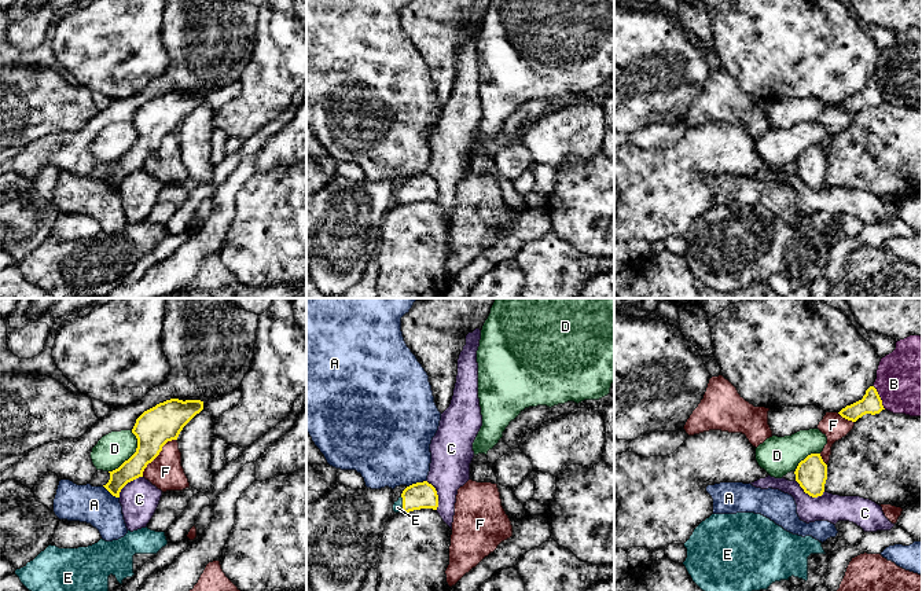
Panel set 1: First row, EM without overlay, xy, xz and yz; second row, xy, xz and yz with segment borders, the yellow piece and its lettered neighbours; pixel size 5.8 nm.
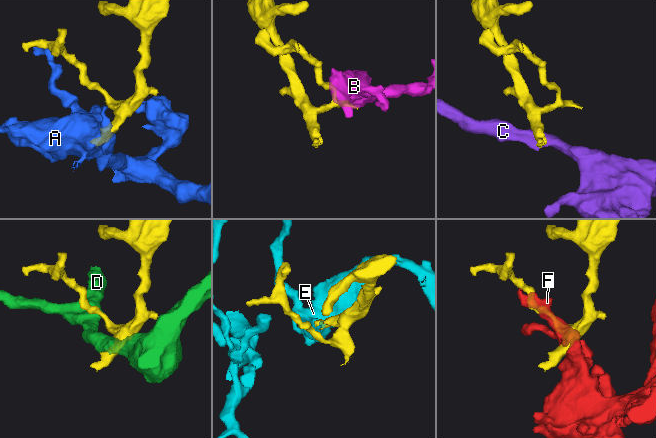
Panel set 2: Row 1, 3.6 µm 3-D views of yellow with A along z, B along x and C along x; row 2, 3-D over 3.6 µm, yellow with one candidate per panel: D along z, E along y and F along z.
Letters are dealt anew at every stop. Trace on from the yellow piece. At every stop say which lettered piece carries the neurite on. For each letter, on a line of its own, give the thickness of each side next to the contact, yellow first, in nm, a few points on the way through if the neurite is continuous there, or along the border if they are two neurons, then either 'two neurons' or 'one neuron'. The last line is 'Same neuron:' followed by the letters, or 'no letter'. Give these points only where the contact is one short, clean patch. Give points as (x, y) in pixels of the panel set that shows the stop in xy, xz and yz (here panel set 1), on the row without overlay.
A: 160 nm thick on the yellow side, 440 nm on the other; two neurons
B: 120 nm thick on the yellow side, 440 nm on the other; two neurons
C: 190 nm thick on the yellow side, 160 nm on the other; border along yz (794, 172), (812, 188), (819, 188), (825, 183); two neurons
D: 220 nm thick on the yellow side, 190 nm on the other; border along xy (132, 123), (136, 131), (136, 142), (109, 164); two neurons
E: 160 nm thick on the yellow side, 60 nm on the other; runs through xz (422, 187), (403, 197), (397, 199); one neuron
F: 220 nm thick on the yellow side, 200 nm on the other; two neurons
Same neuron: E

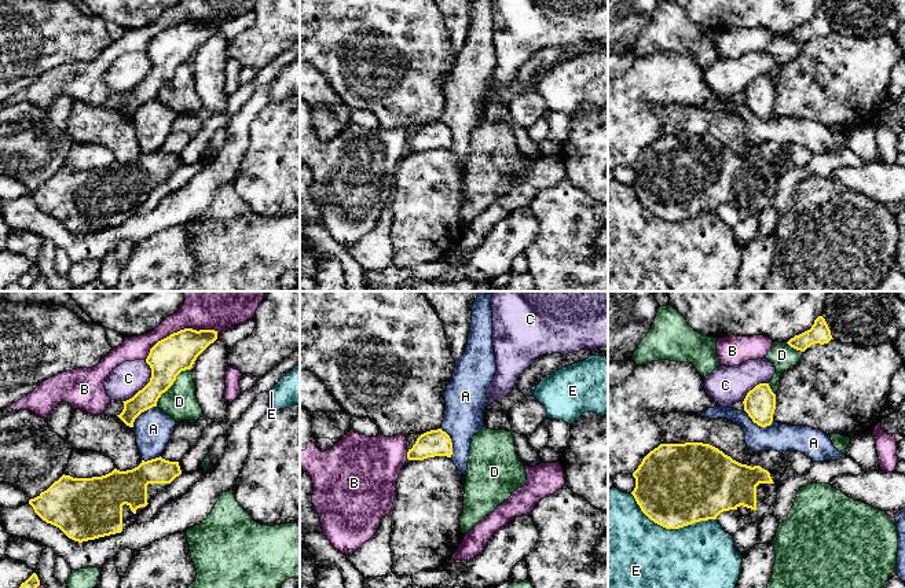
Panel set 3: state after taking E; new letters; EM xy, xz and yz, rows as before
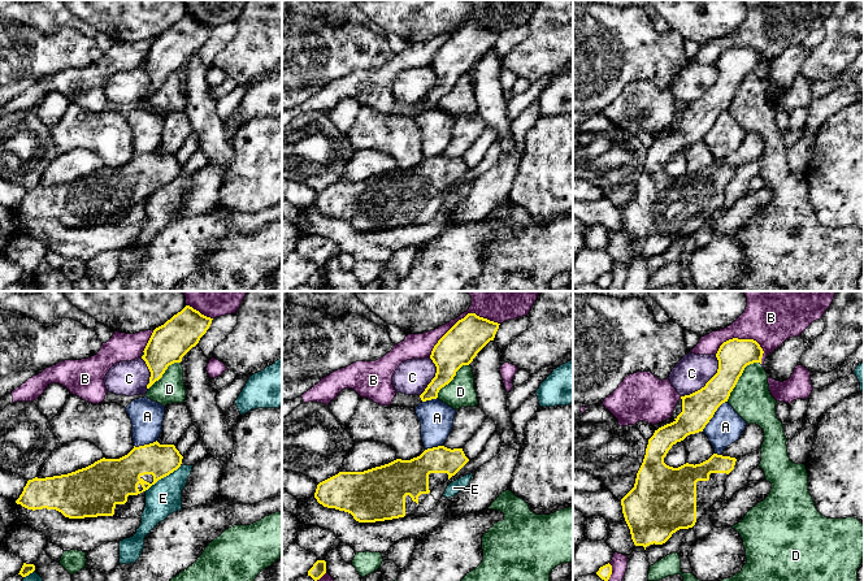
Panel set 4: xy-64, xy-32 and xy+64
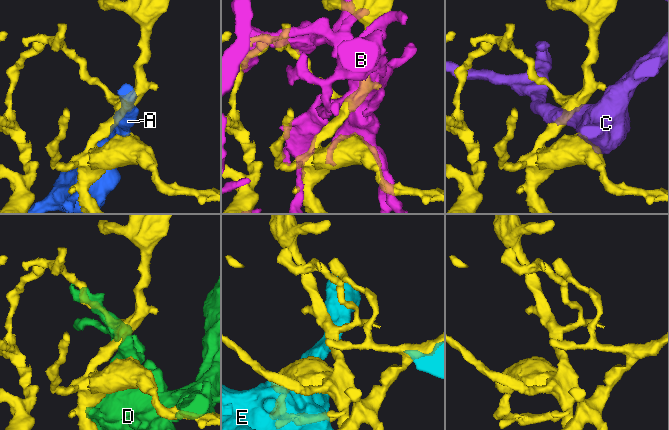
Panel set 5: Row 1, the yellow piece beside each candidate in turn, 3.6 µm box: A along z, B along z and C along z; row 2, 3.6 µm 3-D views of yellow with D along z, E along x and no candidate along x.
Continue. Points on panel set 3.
A: 190 nm thick on the yellow side, 160 nm on the other; two neurons
B: 220 nm thick on the yellow side, 140 nm on the other; two neurons
C: 220 nm thick on the yellow side, 190 nm on the other; two neurons
D: 220 nm thick on the yellow side, 200 nm on the other; two neurons
E: 480 nm thick on the yellow side, 500 nm on the other; two neurons
Same neuron: no letter

